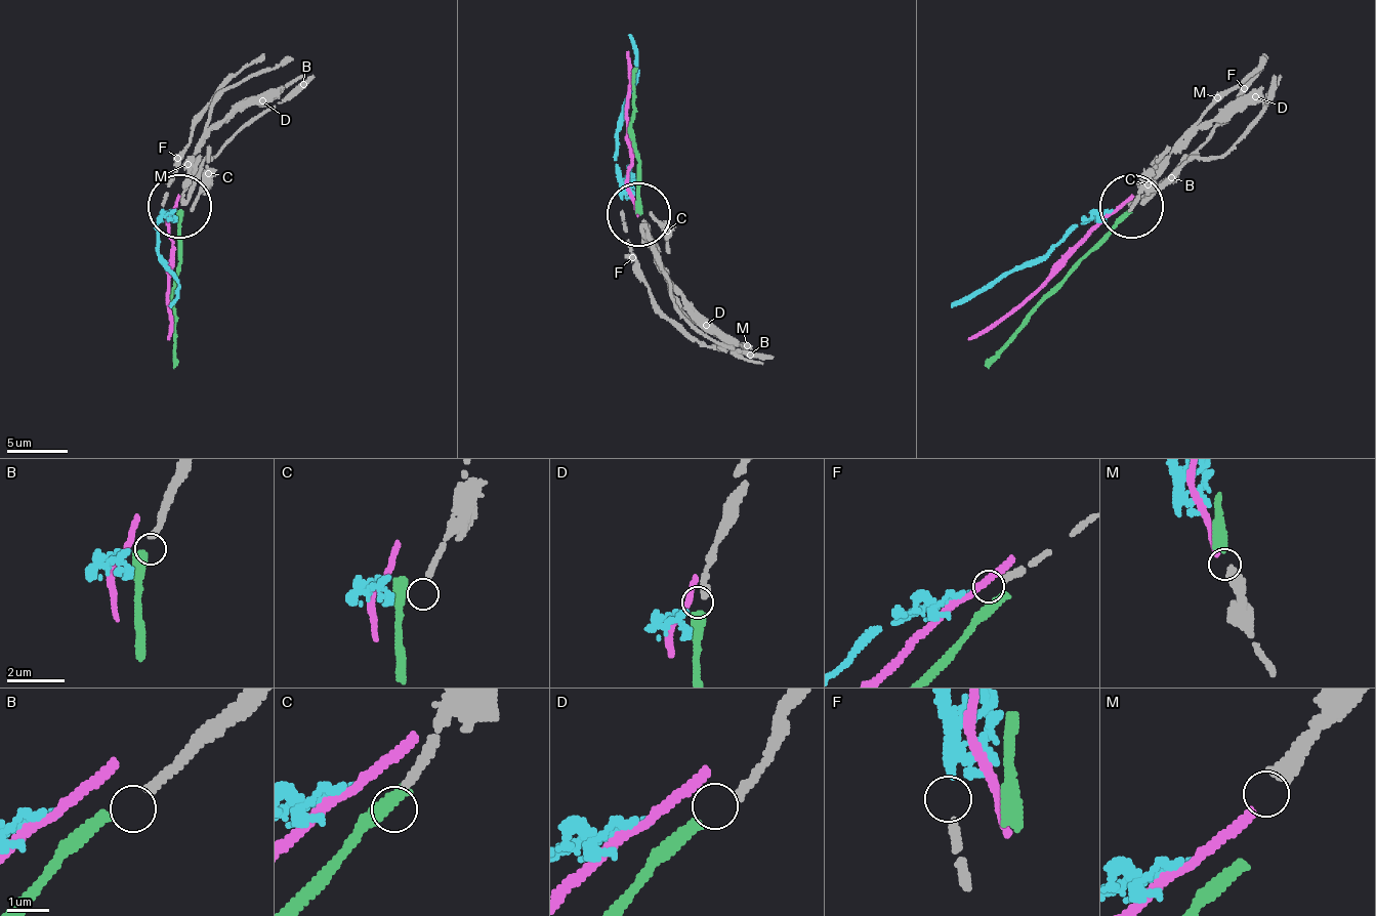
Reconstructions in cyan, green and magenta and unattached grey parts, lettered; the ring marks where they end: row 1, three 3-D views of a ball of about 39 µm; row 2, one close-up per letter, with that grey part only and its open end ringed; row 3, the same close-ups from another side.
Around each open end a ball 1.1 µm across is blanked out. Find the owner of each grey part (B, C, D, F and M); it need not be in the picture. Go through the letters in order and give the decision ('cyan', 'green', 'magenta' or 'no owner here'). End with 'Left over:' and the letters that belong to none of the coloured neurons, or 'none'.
B: no owner here
C: no owner here
D: green
F: cyan
M: magenta
Left over: B, C

